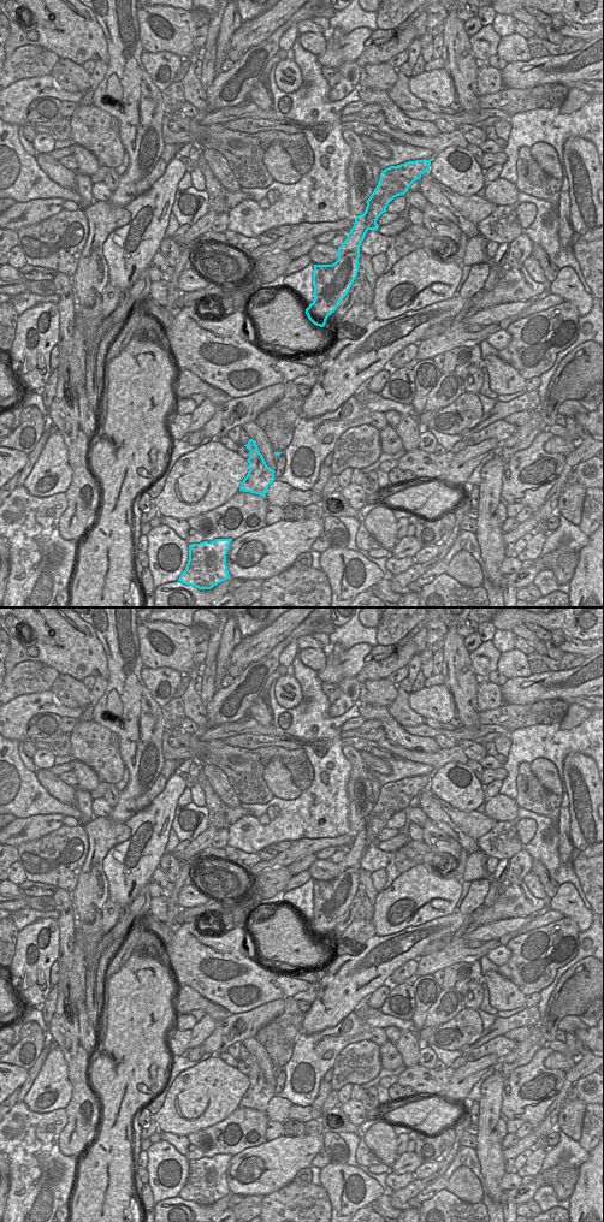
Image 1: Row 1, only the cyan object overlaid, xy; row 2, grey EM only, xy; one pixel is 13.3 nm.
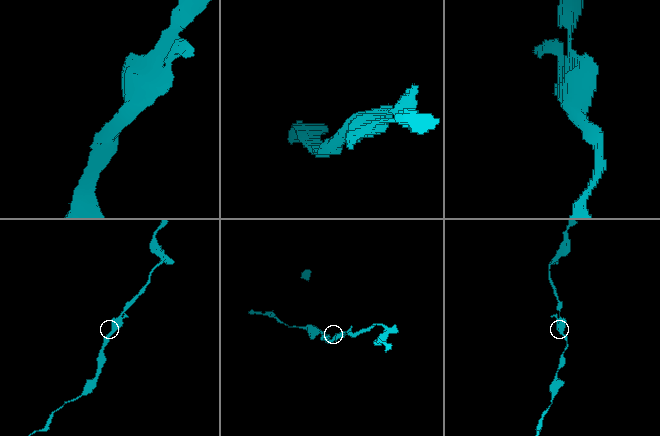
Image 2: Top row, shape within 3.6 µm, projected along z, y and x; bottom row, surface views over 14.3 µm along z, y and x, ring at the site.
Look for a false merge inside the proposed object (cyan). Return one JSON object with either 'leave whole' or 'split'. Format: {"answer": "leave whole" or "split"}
{"answer": "leave whole"}

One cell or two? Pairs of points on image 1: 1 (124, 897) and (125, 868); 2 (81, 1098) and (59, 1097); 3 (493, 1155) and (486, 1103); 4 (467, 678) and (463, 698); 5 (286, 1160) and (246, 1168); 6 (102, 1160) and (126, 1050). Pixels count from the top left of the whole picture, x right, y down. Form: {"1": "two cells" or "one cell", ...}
{"1": "one cell", "2": "two cells", "3": "one cell", "4": "one cell", "5": "one cell", "6": "one cell"}

